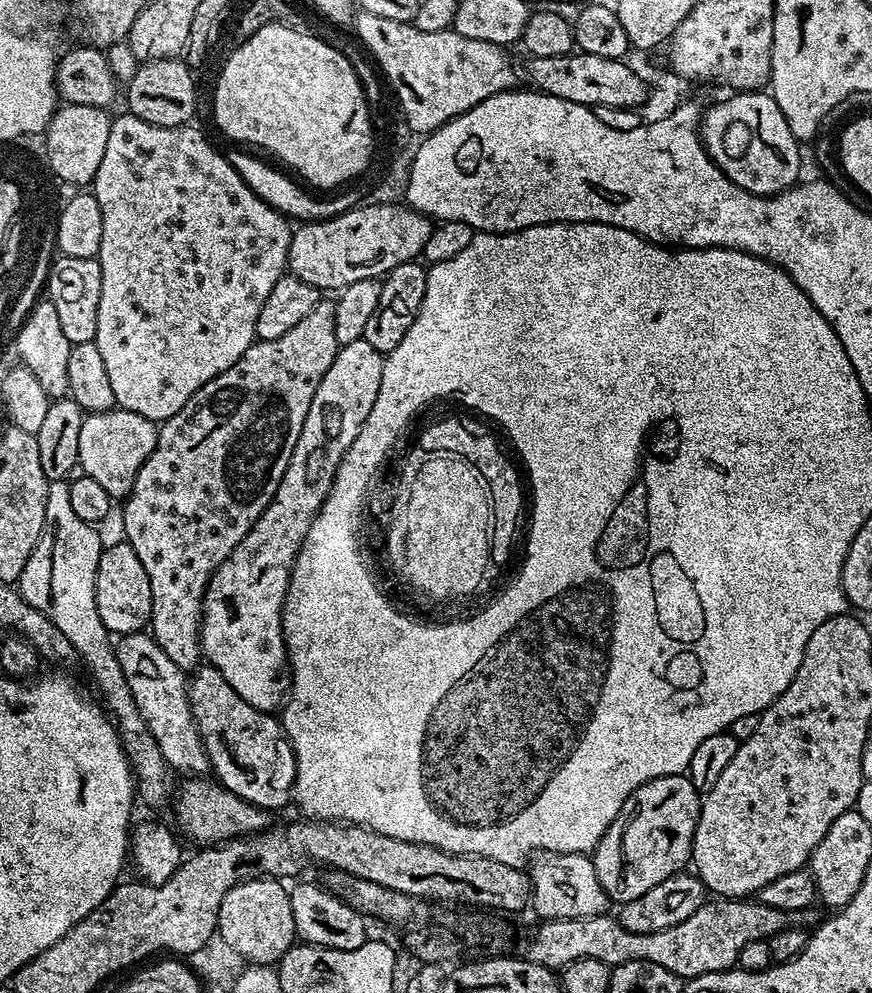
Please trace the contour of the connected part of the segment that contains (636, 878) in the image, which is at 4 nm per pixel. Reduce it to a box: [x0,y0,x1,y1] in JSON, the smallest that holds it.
[620,775,702,897]

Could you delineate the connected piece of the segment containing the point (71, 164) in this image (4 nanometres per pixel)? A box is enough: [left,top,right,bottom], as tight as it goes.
[46,104,112,186]

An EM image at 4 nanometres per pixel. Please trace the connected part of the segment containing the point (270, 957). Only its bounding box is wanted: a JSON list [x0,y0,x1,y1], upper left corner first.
[218,875,297,966]

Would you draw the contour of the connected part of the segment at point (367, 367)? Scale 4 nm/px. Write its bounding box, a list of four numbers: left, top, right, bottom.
[200,337,383,713]

